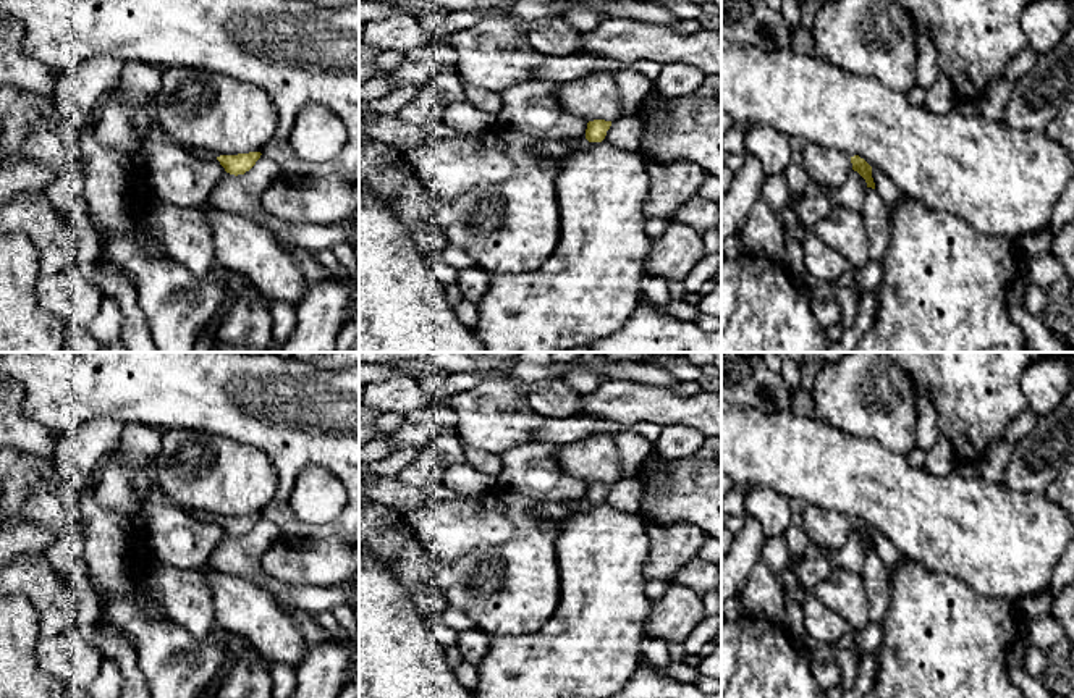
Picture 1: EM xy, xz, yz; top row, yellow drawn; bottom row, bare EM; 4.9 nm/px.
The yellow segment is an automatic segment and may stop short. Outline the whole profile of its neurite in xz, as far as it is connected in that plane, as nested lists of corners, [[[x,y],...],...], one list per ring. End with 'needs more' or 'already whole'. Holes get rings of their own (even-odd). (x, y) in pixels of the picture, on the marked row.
[[[605,120],[589,121],[586,129],[586,139],[589,142],[602,142],[610,126],[611,126],[611,121],[605,121]]] | already whole

